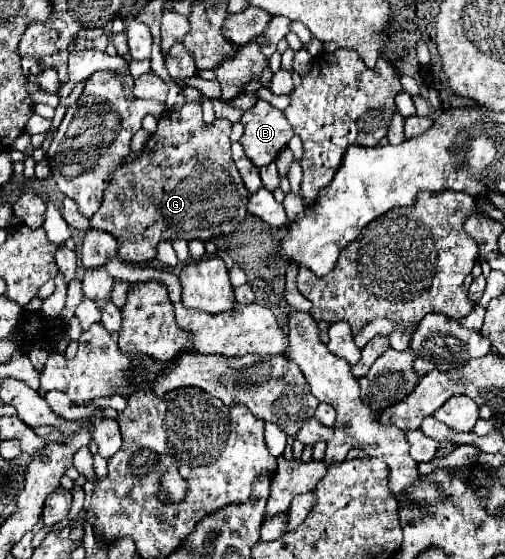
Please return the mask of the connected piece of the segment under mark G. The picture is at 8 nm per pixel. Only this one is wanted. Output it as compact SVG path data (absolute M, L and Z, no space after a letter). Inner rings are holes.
M189 101L179 111L165 111L159 121L155 133L149 135L143 155L139 155L133 163L119 167L119 171L111 173L111 181L103 195L101 209L91 217L91 229L111 233L119 243L119 257L133 265L141 265L151 261L157 253L157 243L161 239L201 239L209 241L219 235L227 235L235 231L235 227L247 215L249 191L245 189L239 171L231 159L231 121L217 119L213 125L203 123L201 119L201 103Z

